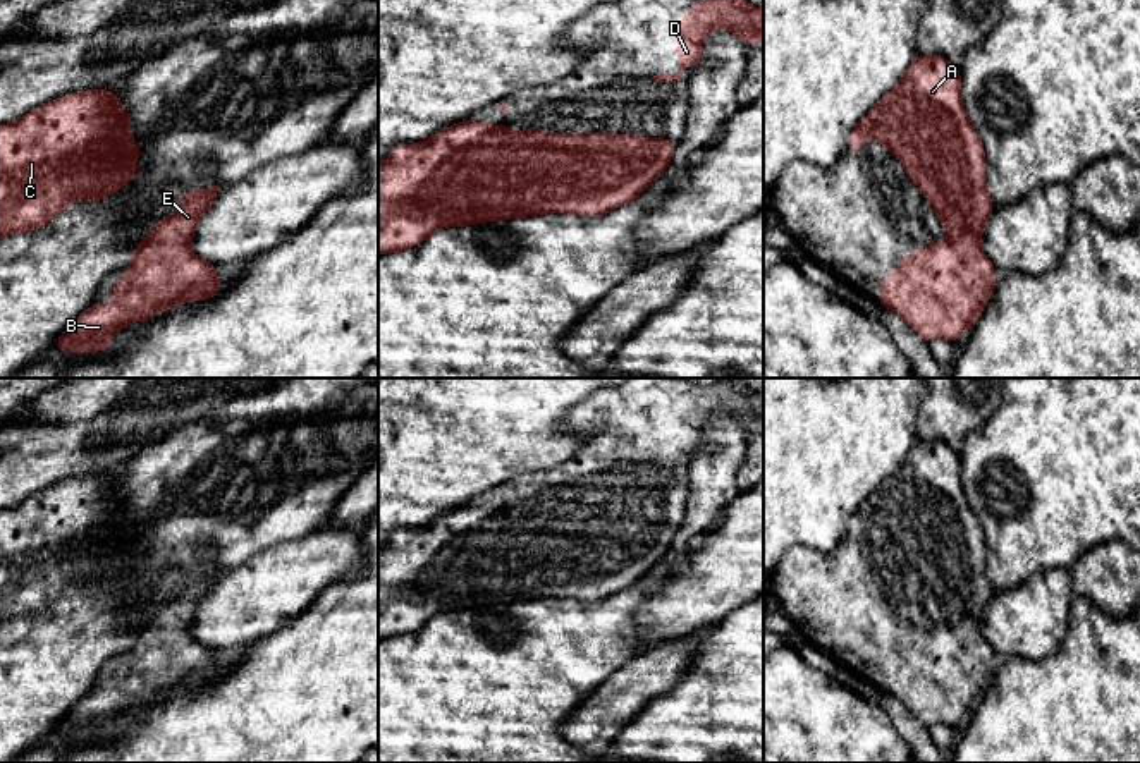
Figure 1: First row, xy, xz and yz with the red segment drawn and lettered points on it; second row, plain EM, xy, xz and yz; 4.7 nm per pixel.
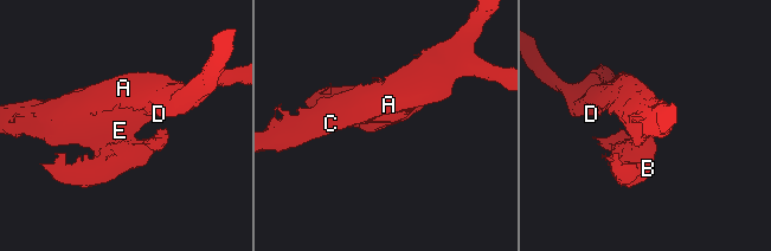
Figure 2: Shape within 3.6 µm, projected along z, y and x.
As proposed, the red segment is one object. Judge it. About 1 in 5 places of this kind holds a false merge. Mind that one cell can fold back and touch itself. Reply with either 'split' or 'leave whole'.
leave whole

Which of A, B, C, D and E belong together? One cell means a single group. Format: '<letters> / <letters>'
A B C D E

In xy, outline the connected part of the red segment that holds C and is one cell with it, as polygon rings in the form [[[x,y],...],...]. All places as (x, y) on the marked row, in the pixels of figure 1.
[[[89,89],[86,93],[65,95],[45,103],[43,107],[38,107],[36,110],[29,112],[15,122],[0,124],[0,239],[9,237],[15,232],[36,230],[46,225],[52,218],[55,218],[67,204],[77,203],[81,199],[88,203],[103,199],[112,192],[120,192],[129,179],[141,177],[143,172],[136,175],[132,165],[136,158],[143,155],[143,150],[131,137],[131,125],[131,117],[126,112],[126,107],[119,101],[113,89]]]

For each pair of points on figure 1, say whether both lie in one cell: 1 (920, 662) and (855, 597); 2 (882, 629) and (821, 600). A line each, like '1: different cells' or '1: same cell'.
1: same cell
2: same cell

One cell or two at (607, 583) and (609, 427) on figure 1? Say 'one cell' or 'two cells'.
one cell

